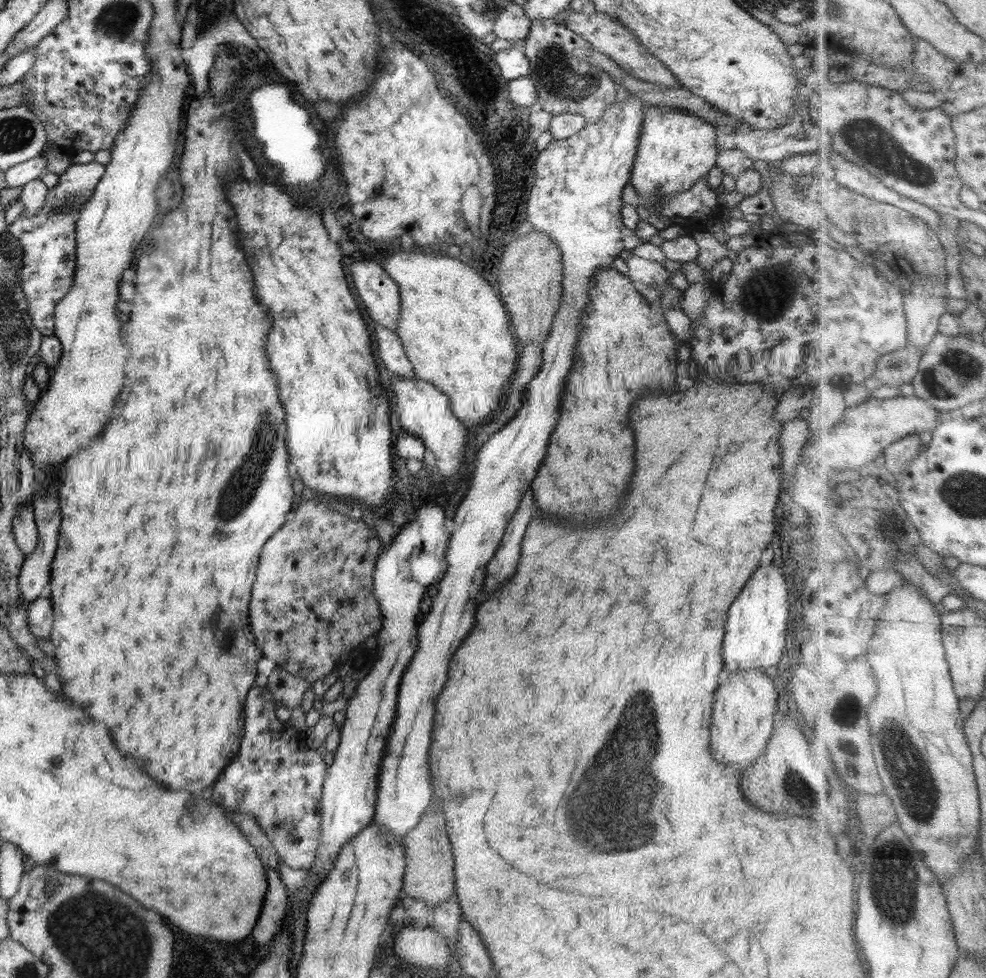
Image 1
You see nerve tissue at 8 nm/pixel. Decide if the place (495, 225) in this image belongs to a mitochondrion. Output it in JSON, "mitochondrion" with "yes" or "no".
{"mitochondrion":"no"}

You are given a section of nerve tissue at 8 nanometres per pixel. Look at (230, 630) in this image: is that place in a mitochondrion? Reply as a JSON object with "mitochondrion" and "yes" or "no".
{"mitochondrion":"yes"}

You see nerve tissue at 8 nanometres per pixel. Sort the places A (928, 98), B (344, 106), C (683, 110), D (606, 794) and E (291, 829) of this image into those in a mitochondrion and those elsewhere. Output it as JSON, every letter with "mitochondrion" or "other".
{"A":"other","B":"other","C":"other","D":"mitochondrion","E":"mitochondrion"}

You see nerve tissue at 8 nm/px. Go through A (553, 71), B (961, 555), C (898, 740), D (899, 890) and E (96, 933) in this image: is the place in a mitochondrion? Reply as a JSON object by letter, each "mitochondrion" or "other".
{"A":"mitochondrion","B":"other","C":"mitochondrion","D":"mitochondrion","E":"mitochondrion"}

